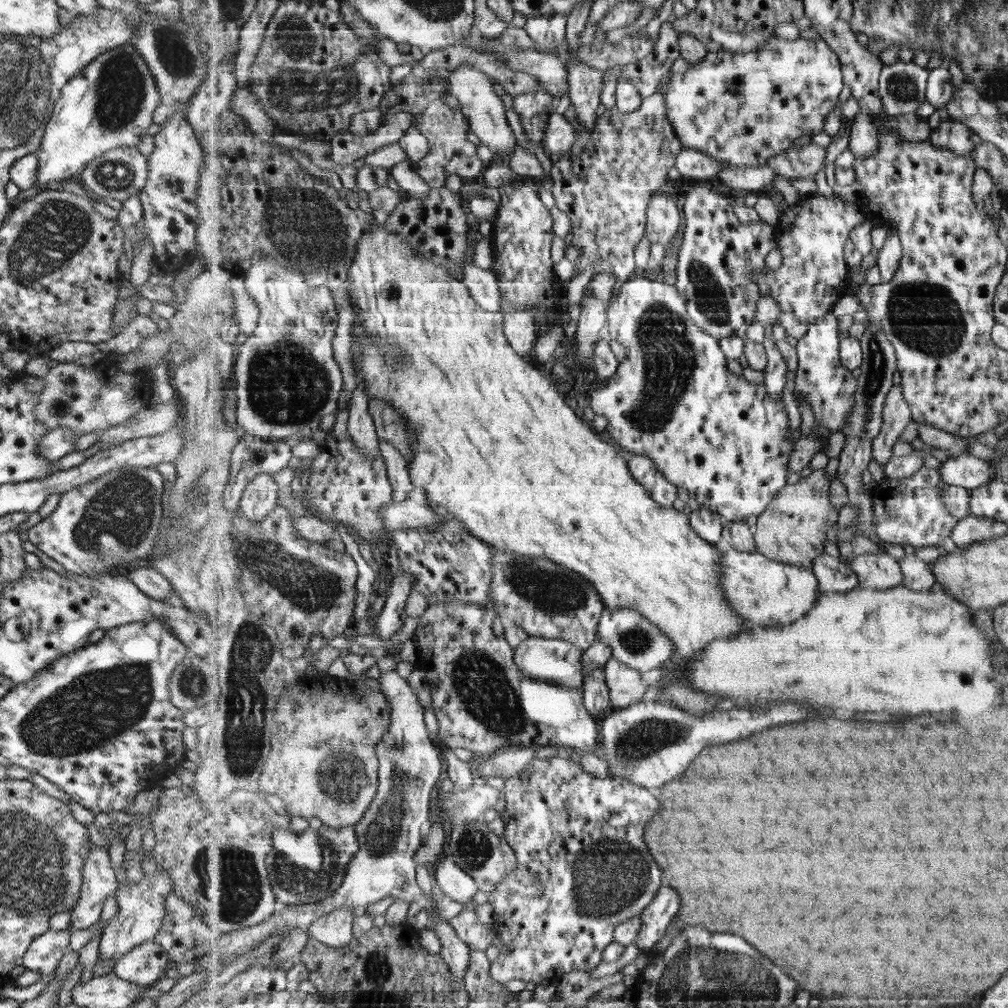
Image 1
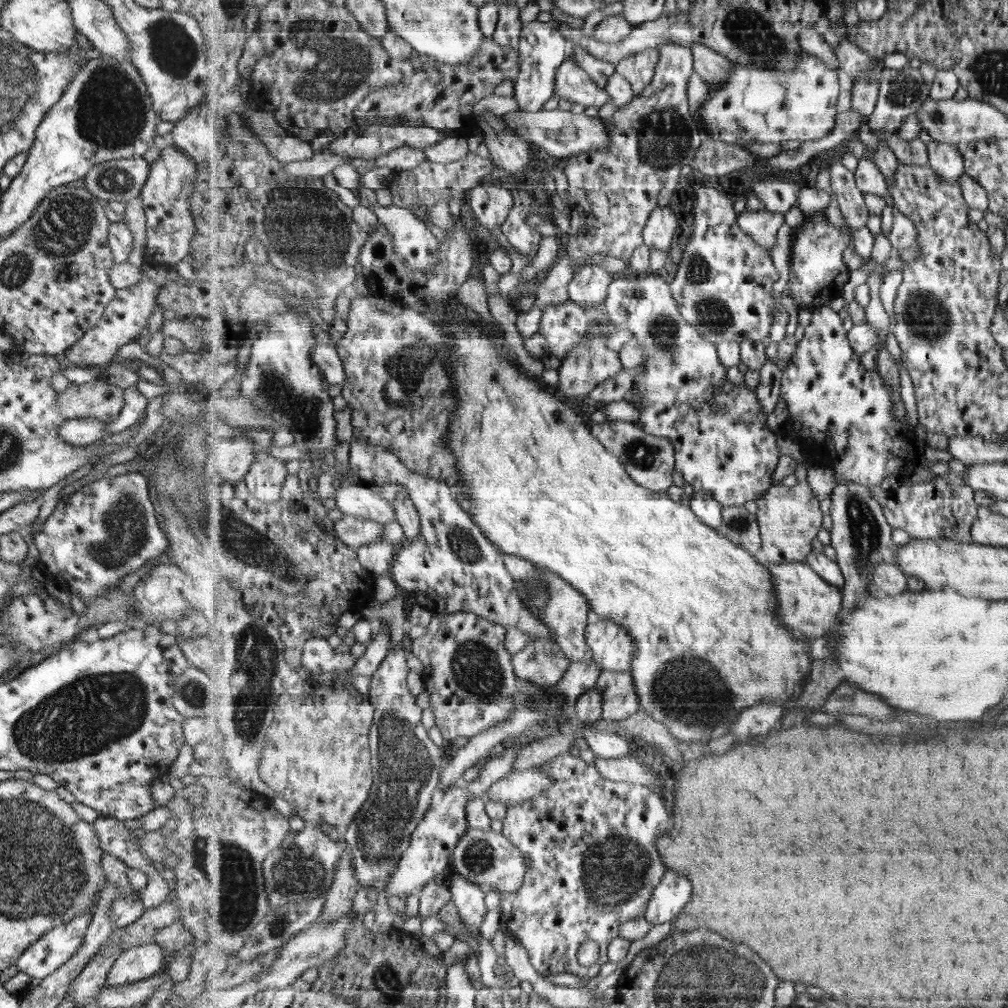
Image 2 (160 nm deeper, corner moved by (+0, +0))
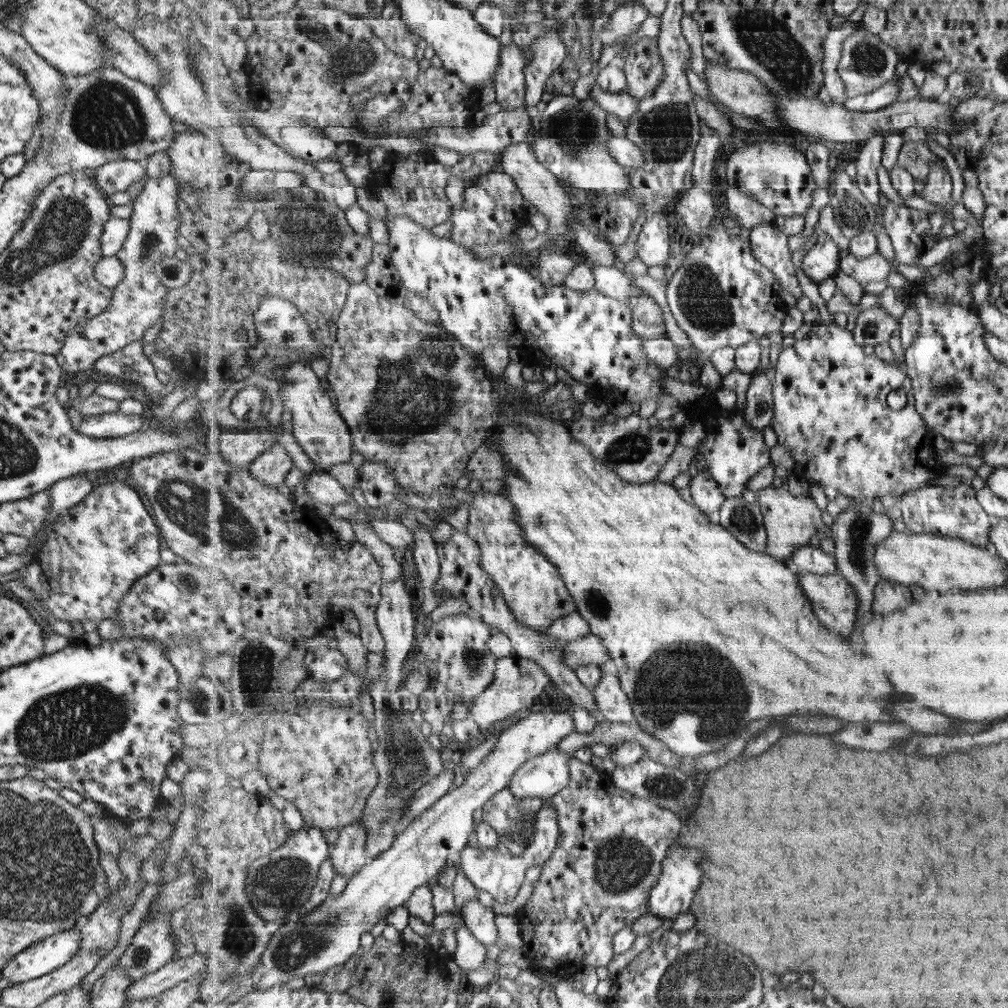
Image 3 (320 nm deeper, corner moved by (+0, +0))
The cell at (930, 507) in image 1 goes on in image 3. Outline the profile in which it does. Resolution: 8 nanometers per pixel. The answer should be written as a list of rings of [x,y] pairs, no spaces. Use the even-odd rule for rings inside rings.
[[[960,484],[955,488],[931,485],[911,490],[900,499],[903,521],[908,531],[913,533],[933,533],[942,537],[962,538],[975,546],[986,547],[990,542],[993,518],[985,512],[976,497],[976,491],[969,484]]]

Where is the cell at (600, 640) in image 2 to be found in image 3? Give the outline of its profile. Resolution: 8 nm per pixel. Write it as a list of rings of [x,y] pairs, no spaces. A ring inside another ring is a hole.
[[[591,633],[585,638],[581,638],[569,643],[564,652],[564,662],[573,670],[587,664],[598,664],[603,666],[607,660],[611,660],[611,655],[603,641],[598,636]]]

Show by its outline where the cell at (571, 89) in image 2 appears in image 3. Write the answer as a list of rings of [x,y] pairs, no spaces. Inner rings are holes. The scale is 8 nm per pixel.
[[[596,81],[593,83],[589,97],[595,99],[607,112],[618,117],[625,127],[632,122],[632,116],[640,111],[640,100],[631,96],[627,90],[612,93],[603,90]]]

